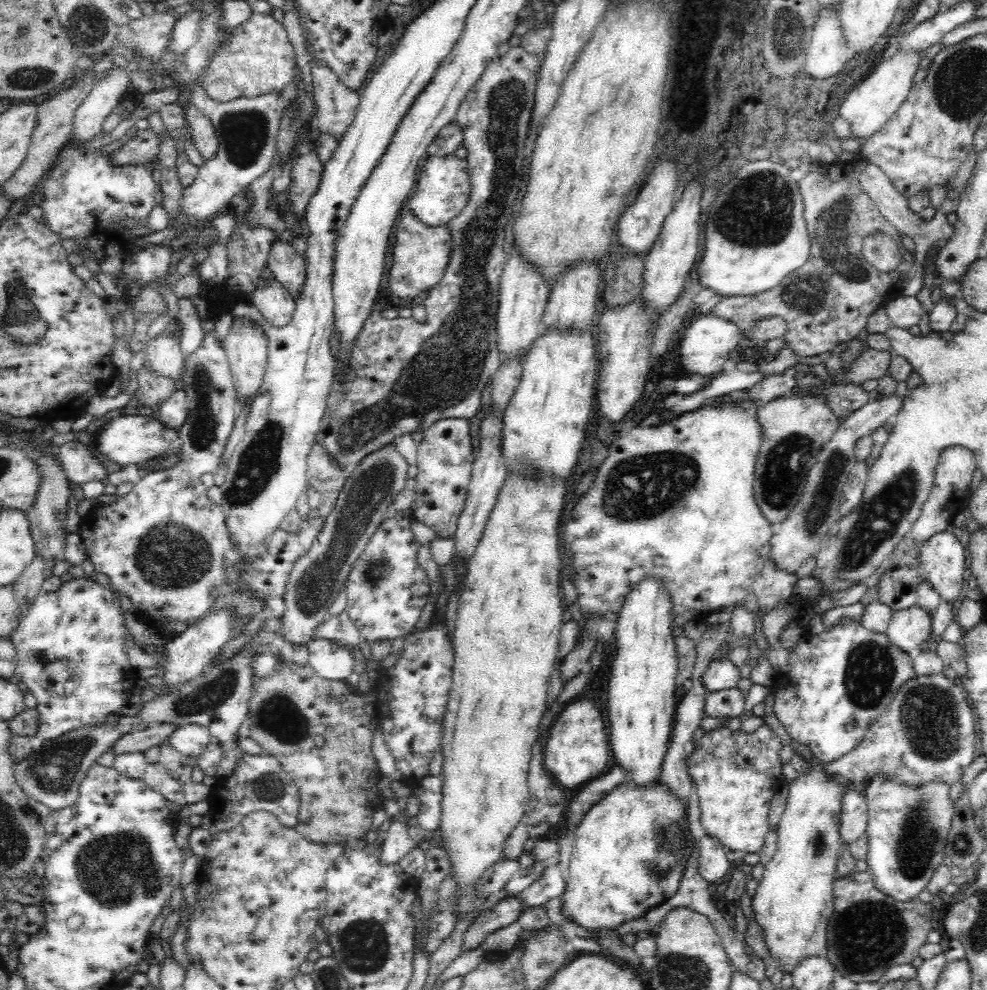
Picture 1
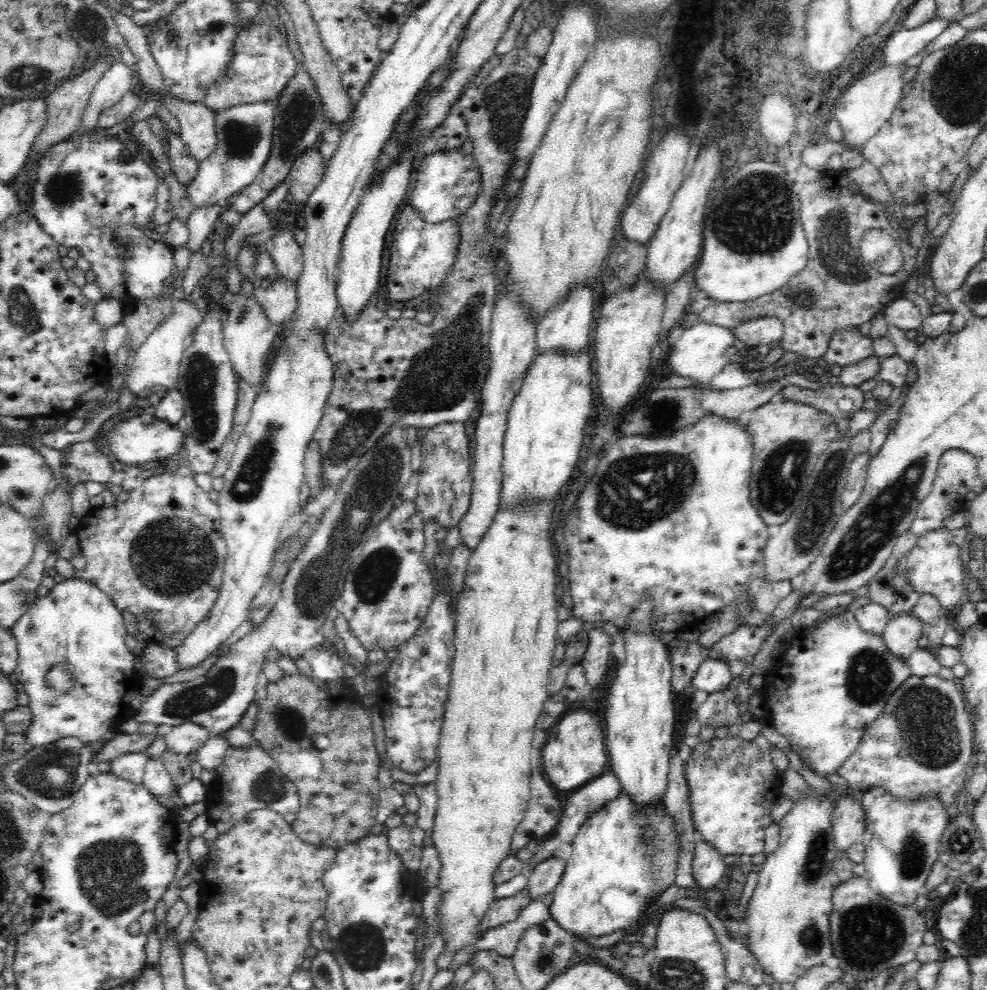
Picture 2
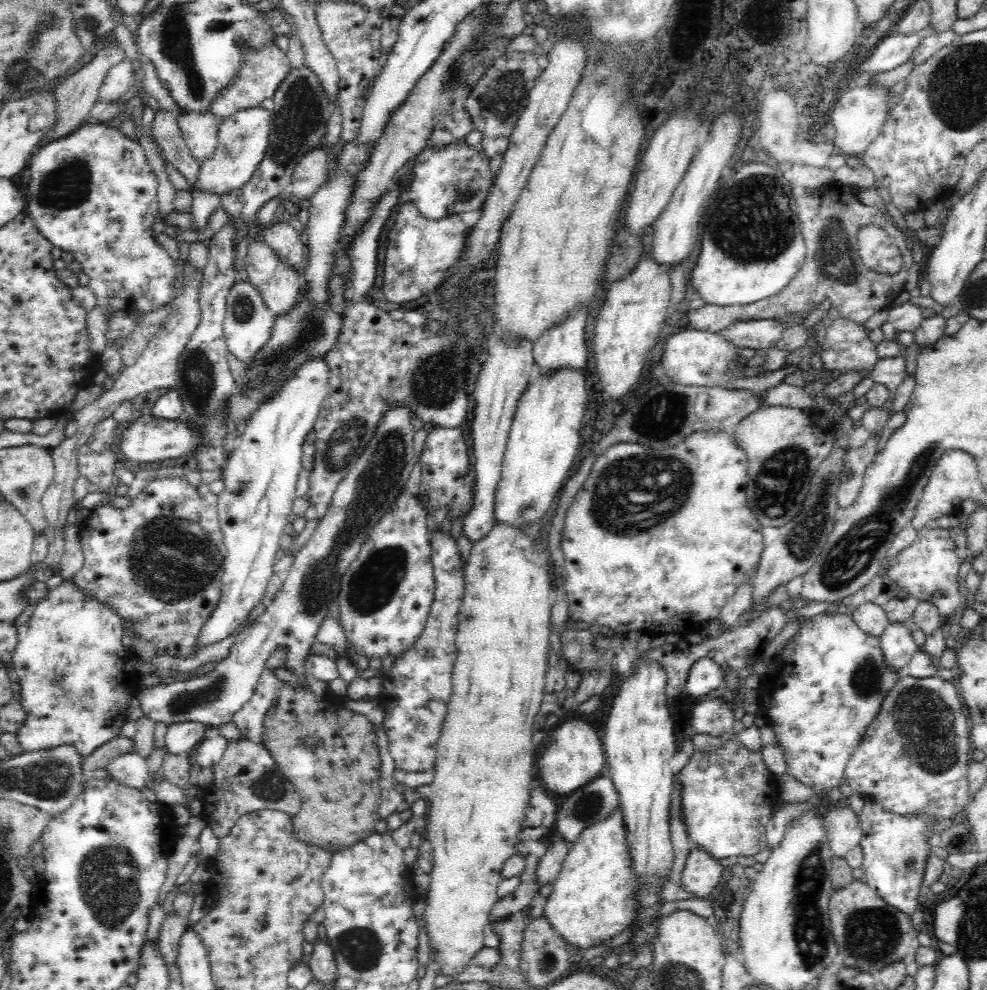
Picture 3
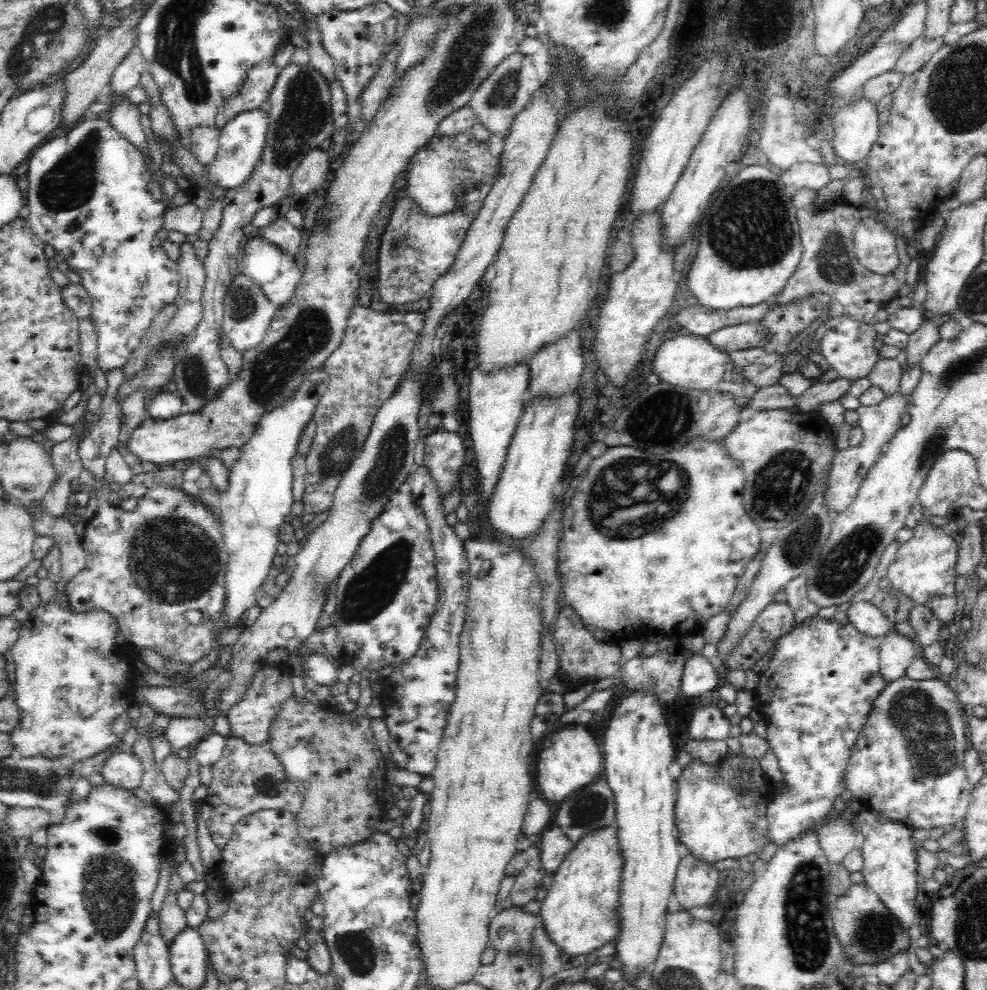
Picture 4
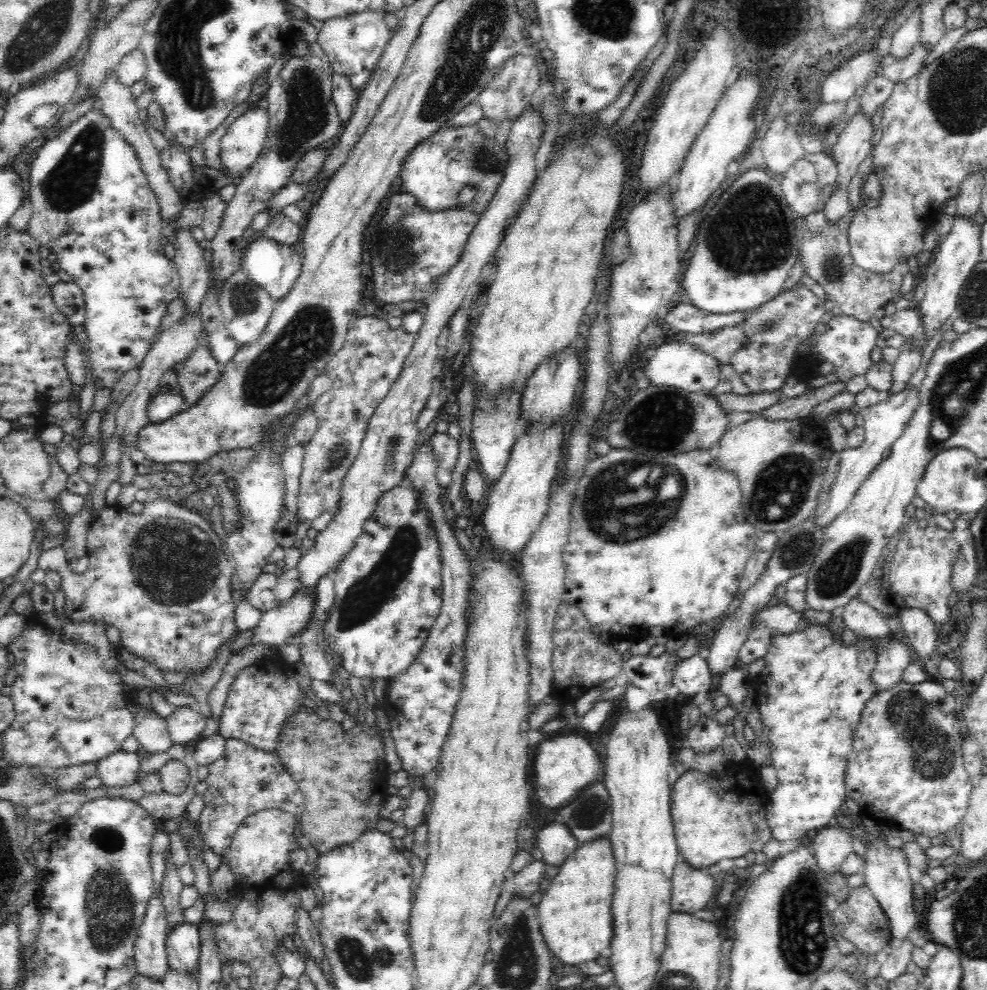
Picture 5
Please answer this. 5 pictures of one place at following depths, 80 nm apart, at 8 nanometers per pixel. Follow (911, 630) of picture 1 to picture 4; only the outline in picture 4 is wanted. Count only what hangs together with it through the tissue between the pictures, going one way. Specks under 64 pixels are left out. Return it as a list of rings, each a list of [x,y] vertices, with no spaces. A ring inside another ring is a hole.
[[[891,629],[880,649],[879,676],[886,684],[900,680],[919,654],[913,640]]]

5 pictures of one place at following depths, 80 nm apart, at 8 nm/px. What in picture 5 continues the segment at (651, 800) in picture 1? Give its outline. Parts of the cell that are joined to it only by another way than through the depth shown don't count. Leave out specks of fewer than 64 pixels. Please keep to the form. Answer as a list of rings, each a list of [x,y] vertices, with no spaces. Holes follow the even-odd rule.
[[[607,835],[594,842],[580,846],[563,863],[557,875],[543,888],[540,902],[537,904],[538,926],[552,958],[557,958],[563,965],[576,966],[582,962],[593,962],[600,952],[608,947],[612,940],[612,922],[610,914],[611,898],[614,894],[614,855]]]

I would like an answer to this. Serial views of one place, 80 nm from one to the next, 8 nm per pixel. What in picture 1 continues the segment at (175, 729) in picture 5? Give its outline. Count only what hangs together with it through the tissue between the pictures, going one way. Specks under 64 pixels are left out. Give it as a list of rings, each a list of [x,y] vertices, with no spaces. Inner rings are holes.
[[[186,724],[186,726],[176,727],[166,744],[174,750],[188,756],[198,756],[206,750],[206,746],[212,742],[209,729],[199,724]]]

